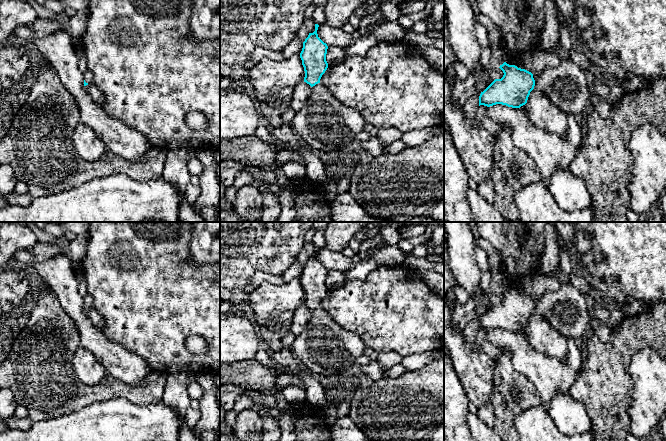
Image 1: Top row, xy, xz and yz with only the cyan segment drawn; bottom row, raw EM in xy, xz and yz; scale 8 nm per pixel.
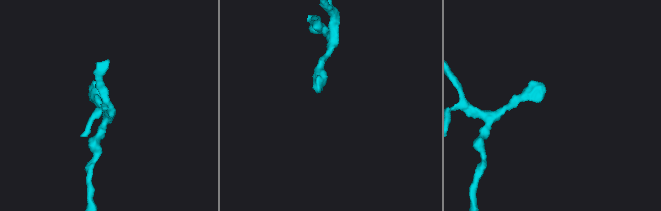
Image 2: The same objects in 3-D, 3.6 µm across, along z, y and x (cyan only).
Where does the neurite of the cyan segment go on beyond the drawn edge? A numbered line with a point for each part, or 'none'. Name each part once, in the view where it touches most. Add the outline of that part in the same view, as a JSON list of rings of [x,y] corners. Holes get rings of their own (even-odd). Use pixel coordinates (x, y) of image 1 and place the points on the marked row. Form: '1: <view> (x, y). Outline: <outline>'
1: yz (566, 86). Outline: [[[561,59],[557,67],[533,73],[533,78],[535,80],[534,88],[547,95],[565,114],[584,115],[593,106],[592,90],[587,82],[585,72],[570,59]]]

